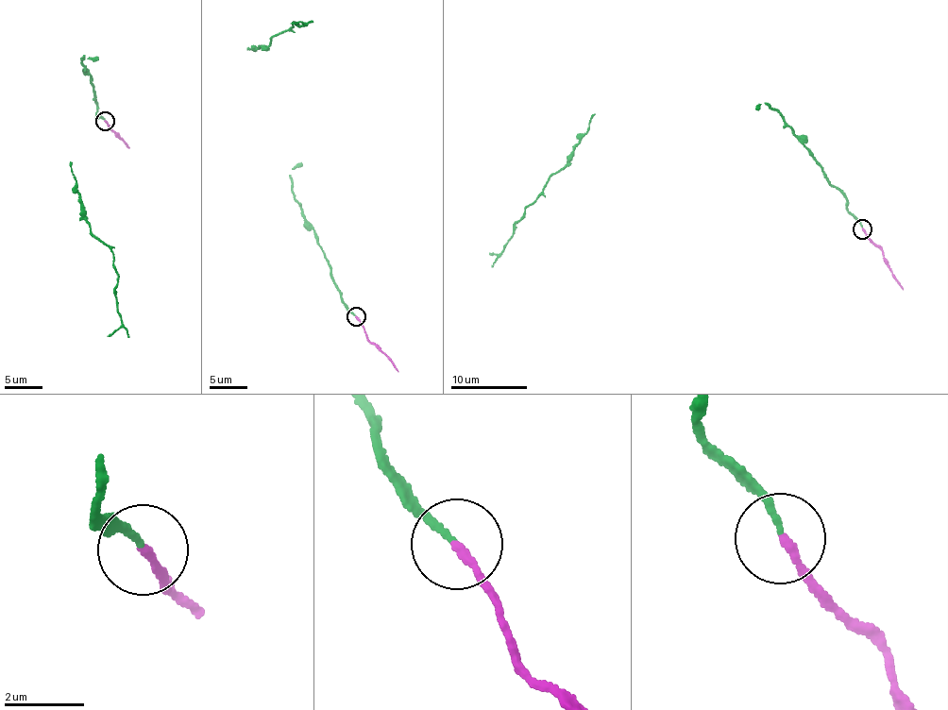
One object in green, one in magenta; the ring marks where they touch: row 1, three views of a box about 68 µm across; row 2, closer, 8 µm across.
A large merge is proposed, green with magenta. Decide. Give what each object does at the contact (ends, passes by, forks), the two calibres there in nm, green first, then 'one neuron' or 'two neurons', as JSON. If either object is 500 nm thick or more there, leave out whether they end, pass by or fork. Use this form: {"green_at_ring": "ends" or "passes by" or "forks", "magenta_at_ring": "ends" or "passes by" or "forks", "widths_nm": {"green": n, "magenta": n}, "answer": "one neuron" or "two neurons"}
{"green_at_ring": "ends", "magenta_at_ring": "ends", "widths_nm": {"green": 150, "magenta": 200}, "answer": "two neurons"}

